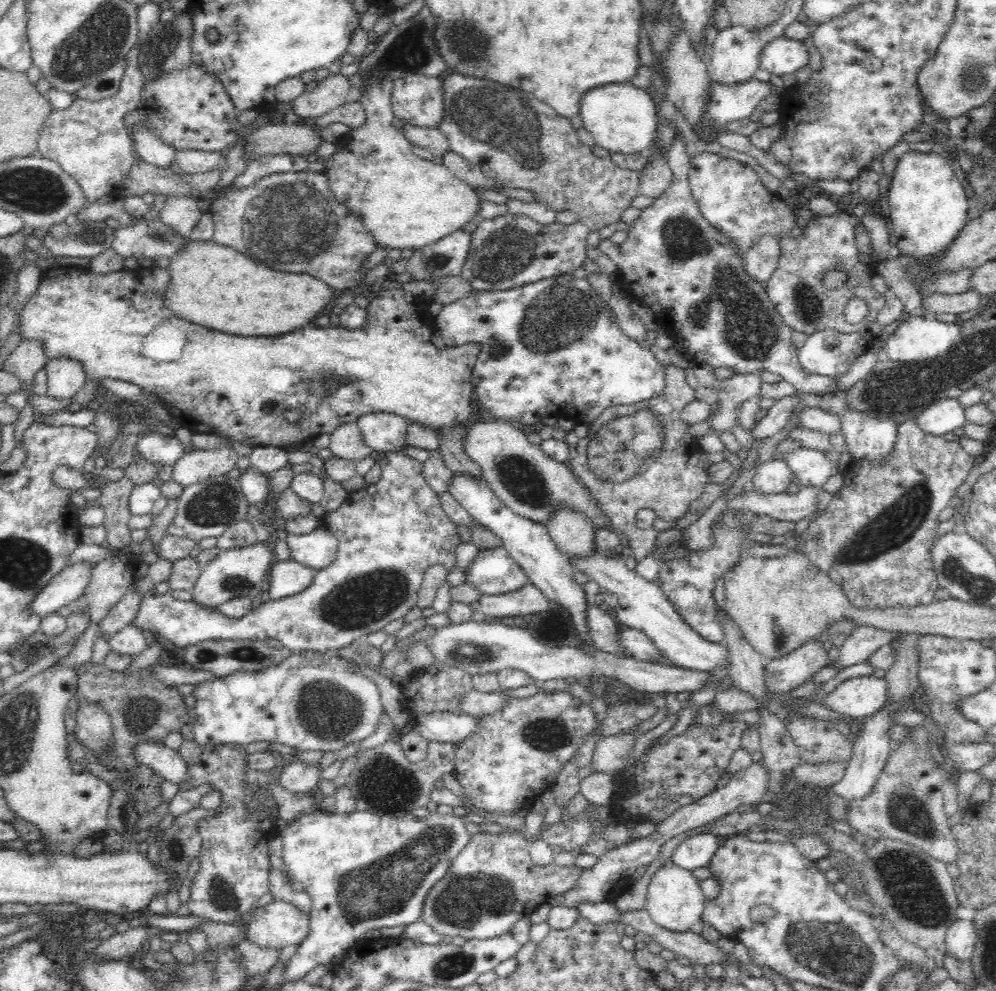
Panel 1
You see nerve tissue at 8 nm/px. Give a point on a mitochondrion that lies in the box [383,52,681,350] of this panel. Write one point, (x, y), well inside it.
(496, 120)

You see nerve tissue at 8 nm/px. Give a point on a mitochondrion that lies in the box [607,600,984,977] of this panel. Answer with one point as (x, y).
(906, 879)

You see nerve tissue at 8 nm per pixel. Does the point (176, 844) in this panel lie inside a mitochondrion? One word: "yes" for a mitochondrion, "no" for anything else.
yes

